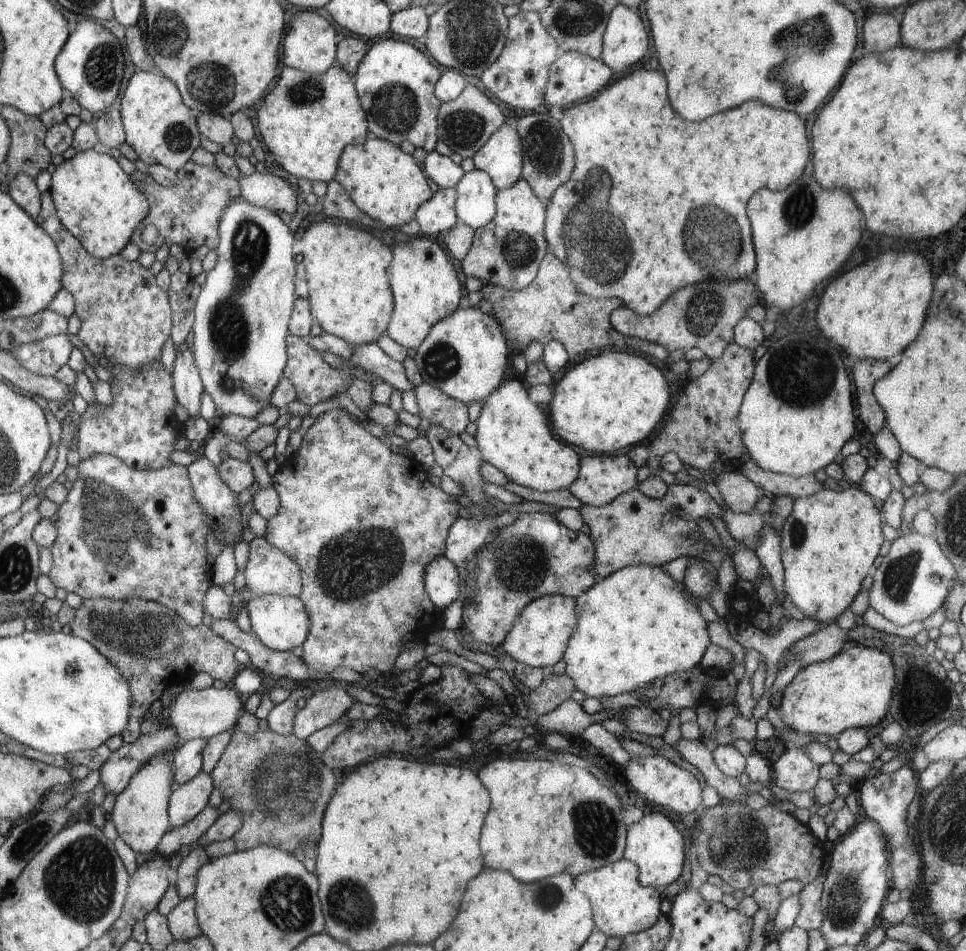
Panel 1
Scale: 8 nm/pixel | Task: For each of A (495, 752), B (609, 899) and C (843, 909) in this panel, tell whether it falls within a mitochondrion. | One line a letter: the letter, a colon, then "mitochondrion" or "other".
A: other
B: other
C: mitochondrion

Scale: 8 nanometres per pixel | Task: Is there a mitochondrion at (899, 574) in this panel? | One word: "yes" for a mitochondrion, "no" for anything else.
yes

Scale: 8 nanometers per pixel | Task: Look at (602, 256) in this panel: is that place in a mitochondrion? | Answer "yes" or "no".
yes

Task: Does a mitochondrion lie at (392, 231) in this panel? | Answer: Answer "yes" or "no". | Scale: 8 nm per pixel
no

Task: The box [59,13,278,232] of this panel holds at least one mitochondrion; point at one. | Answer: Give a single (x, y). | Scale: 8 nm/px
(210, 83)

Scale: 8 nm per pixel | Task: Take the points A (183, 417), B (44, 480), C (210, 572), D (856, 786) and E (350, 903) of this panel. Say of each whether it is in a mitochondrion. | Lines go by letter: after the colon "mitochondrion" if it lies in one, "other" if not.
A: other
B: other
C: other
D: other
E: mitochondrion

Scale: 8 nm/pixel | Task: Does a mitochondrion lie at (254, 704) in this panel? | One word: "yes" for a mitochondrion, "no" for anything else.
no

